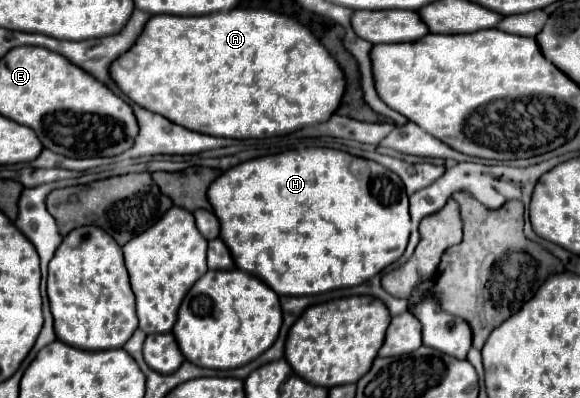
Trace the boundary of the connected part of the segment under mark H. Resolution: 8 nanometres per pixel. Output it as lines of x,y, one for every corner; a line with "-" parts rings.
303,148
303,150
289,150
283,154
275,154
275,156
263,156
263,158
253,158
247,162
241,162
233,168
229,168
227,172
223,172
219,178
213,180
213,184
209,186
209,202
213,206
215,216
221,222
221,240
227,244
227,248
231,248
235,266
243,272
249,272
253,276
259,276
259,280
263,280
267,286
271,286
277,294
283,296
313,296
313,294
323,294
329,290
337,290
337,288
351,288
357,284
363,284
367,280
371,280
375,274
379,274
383,268
387,268
389,264
393,264
395,260
399,260
407,248
409,242
409,234
411,234
411,218
409,218
409,200
407,200
407,192
403,188
403,182
399,180
399,176
391,170
387,170
385,166
373,162
373,170
369,168
359,168
365,172
365,178
357,178
355,174
351,174
351,162
347,164
347,152
341,150
333,150
333,148

